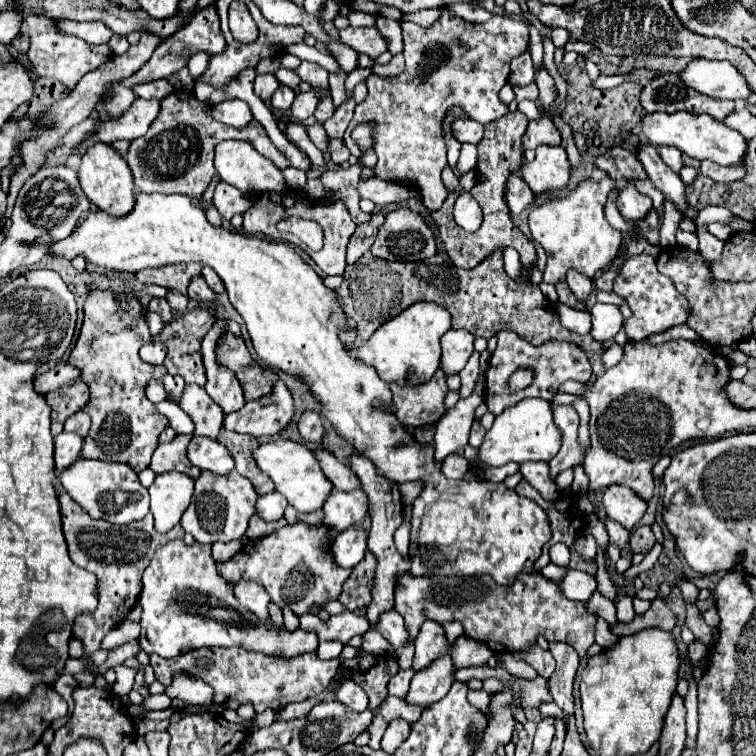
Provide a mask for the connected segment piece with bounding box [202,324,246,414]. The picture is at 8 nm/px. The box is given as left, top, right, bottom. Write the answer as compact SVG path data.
M216 324L212 326L212 330L202 340L202 356L204 356L206 376L208 376L206 392L218 406L222 406L226 414L230 414L242 408L246 398L234 372L230 372L228 368L222 368L214 358L214 346L216 346L216 340L222 336L222 332L224 332L224 326L216 326Z

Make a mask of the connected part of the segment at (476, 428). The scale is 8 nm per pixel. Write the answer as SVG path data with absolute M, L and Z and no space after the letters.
M476 418L472 424L470 432L470 446L472 446L472 448L480 448L480 446L482 446L484 436L486 436L486 430L482 428L480 420Z

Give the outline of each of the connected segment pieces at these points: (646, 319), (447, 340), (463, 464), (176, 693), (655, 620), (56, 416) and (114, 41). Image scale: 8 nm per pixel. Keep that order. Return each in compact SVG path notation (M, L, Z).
M646 254L628 256L620 276L614 280L614 292L626 298L628 306L632 308L634 316L624 322L624 328L630 340L644 340L648 334L664 332L676 324L686 322L686 314L688 314L686 298L678 296L674 282L656 270L656 260L652 256L646 256Z
M450 330L442 336L440 368L446 372L446 376L454 376L466 366L466 360L474 350L472 342L474 336L468 330Z
M457 454L448 455L442 462L442 472L447 478L462 479L468 471L468 461Z
M184 672L174 674L174 682L170 688L166 688L166 694L172 698L186 700L186 702L200 702L200 704L214 702L214 690L206 682L190 678Z
M654 598L652 606L648 608L648 612L638 614L632 622L630 622L630 632L640 632L646 628L660 628L660 630L672 630L676 624L674 614L668 610L668 606L660 600Z
M84 382L74 384L70 388L60 388L46 394L46 402L50 405L51 412L51 433L52 436L58 436L64 428L64 422L75 414L80 412L88 400L90 392Z
M114 34L114 36L110 38L108 46L110 46L110 50L112 50L114 54L124 54L124 52L128 50L128 40L126 40L126 36L120 36L120 34Z

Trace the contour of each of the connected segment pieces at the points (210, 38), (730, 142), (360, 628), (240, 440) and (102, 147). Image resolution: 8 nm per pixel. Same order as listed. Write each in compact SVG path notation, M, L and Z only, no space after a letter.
M214 4L202 8L190 22L186 22L178 32L174 32L174 36L168 36L156 50L154 50L154 56L138 70L134 72L132 76L128 78L122 78L114 84L122 84L122 86L128 86L128 88L134 88L138 84L146 84L146 82L154 82L154 80L160 80L160 78L168 78L172 76L174 72L178 72L180 68L186 66L188 58L196 52L206 52L206 54L218 54L222 52L226 46L224 42L224 36L220 32L220 24L218 24L218 12L214 8Z
M690 112L646 114L642 120L642 138L652 146L676 146L682 154L690 158L712 160L722 166L740 164L746 152L746 138L708 114L690 114Z
M344 612L338 616L330 616L326 622L322 622L314 614L300 616L300 628L306 628L306 632L318 632L318 640L338 640L342 644L348 644L350 638L356 634L364 634L370 630L370 624L364 616L358 616L354 612Z
M220 430L218 438L220 444L224 444L228 448L228 452L234 458L236 464L236 472L246 476L258 490L258 494L268 494L274 492L274 482L264 476L264 472L258 468L258 464L254 464L254 448L260 446L260 442L254 436L246 436L246 434L236 434L230 430Z
M98 142L88 148L88 152L82 156L78 180L82 184L82 192L88 196L88 200L92 204L96 204L100 210L108 212L110 216L124 216L134 208L132 172L128 168L126 160L110 144Z

